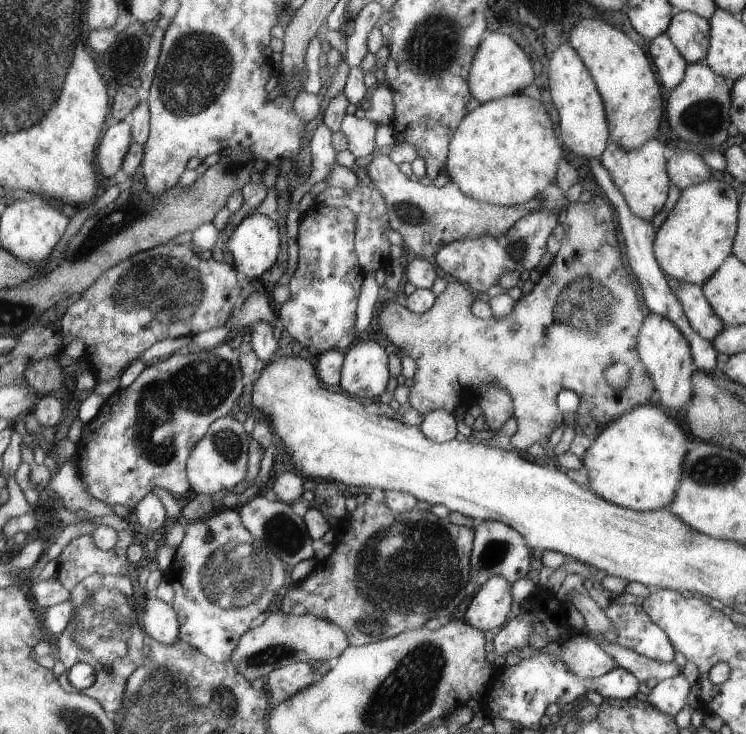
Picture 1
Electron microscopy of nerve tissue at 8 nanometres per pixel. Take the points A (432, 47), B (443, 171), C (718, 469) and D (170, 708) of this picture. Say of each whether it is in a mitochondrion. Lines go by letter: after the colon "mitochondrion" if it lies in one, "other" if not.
A: mitochondrion
B: other
C: mitochondrion
D: mitochondrion

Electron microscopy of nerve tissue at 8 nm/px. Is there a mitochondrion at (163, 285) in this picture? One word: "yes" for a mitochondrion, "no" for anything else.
yes

